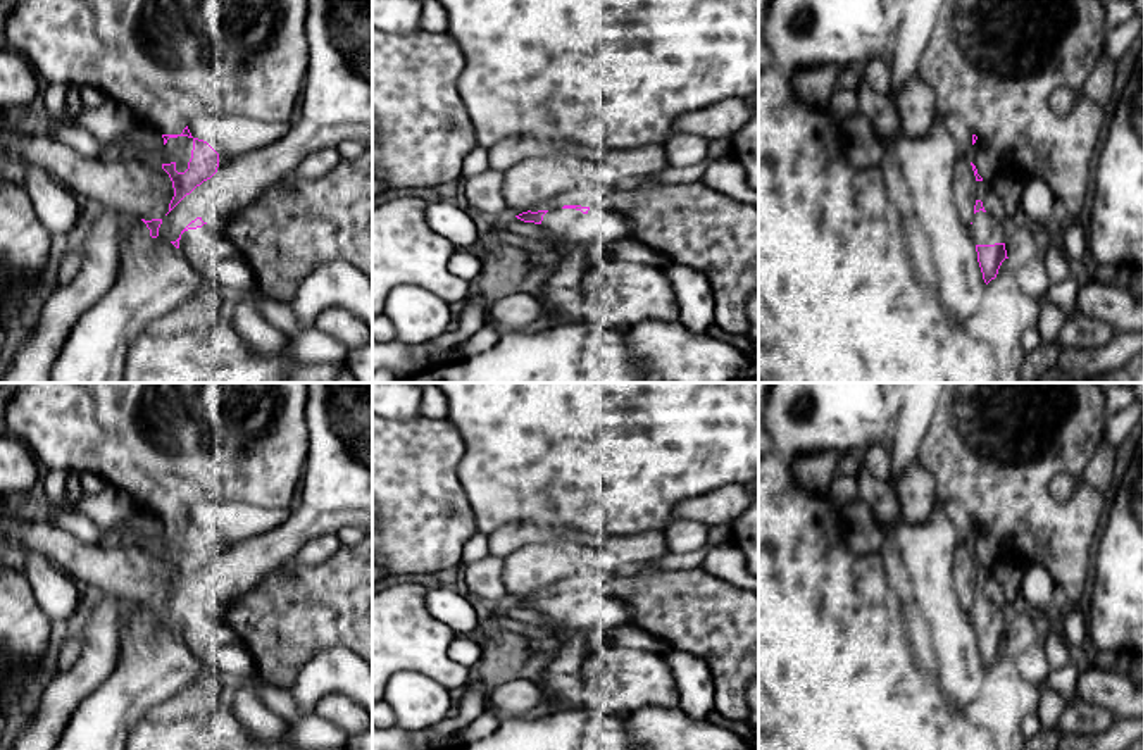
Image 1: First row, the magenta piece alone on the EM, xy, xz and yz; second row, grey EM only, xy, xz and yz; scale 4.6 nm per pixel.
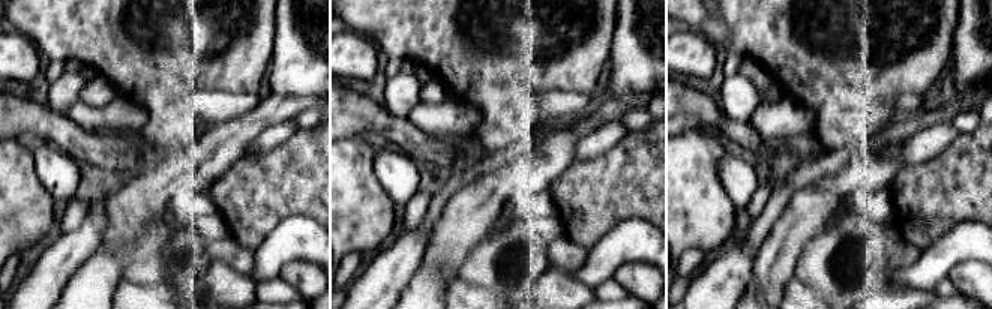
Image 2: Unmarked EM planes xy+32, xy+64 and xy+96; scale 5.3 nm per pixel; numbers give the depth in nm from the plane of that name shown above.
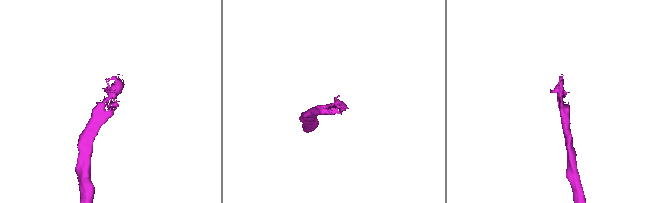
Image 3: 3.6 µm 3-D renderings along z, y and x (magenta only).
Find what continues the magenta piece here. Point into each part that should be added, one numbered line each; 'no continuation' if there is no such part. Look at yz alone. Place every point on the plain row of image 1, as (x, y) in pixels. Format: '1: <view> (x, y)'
1: yz (985, 616)

